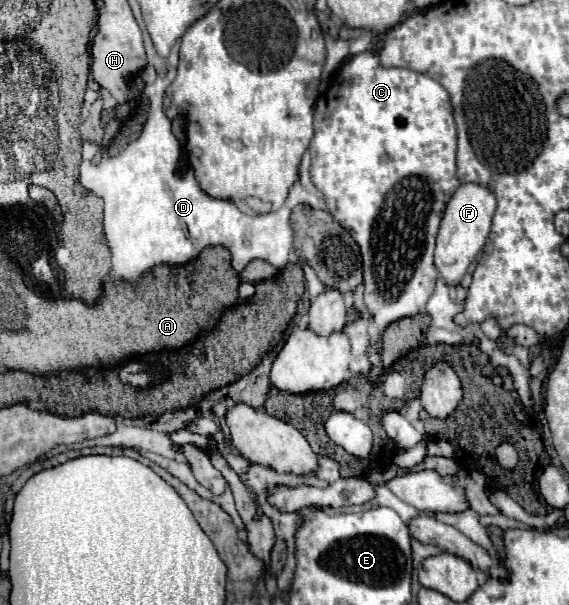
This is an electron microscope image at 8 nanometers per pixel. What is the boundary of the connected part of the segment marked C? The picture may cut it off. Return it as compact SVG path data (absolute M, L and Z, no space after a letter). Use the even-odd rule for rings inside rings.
M364 51L352 59L348 59L344 63L344 67L340 69L340 73L334 77L330 89L324 93L324 101L318 101L314 107L314 139L310 143L310 155L312 155L312 163L310 163L310 177L312 183L322 191L324 201L330 209L330 215L356 239L360 253L362 253L362 263L364 263L364 303L372 315L370 327L368 327L368 335L370 335L370 349L368 349L368 361L372 363L370 367L370 383L378 385L382 379L382 365L380 365L380 337L382 331L394 323L400 321L404 317L414 317L424 313L426 301L434 291L436 279L438 279L438 271L434 267L434 243L436 243L436 233L438 233L438 225L442 219L442 213L446 209L446 203L450 201L452 193L456 191L456 187L460 185L458 177L456 177L456 127L454 127L454 117L452 117L452 103L450 103L450 95L448 91L434 79L430 79L428 75L416 73L412 69L400 69L400 67L382 67L378 53L376 51Z

